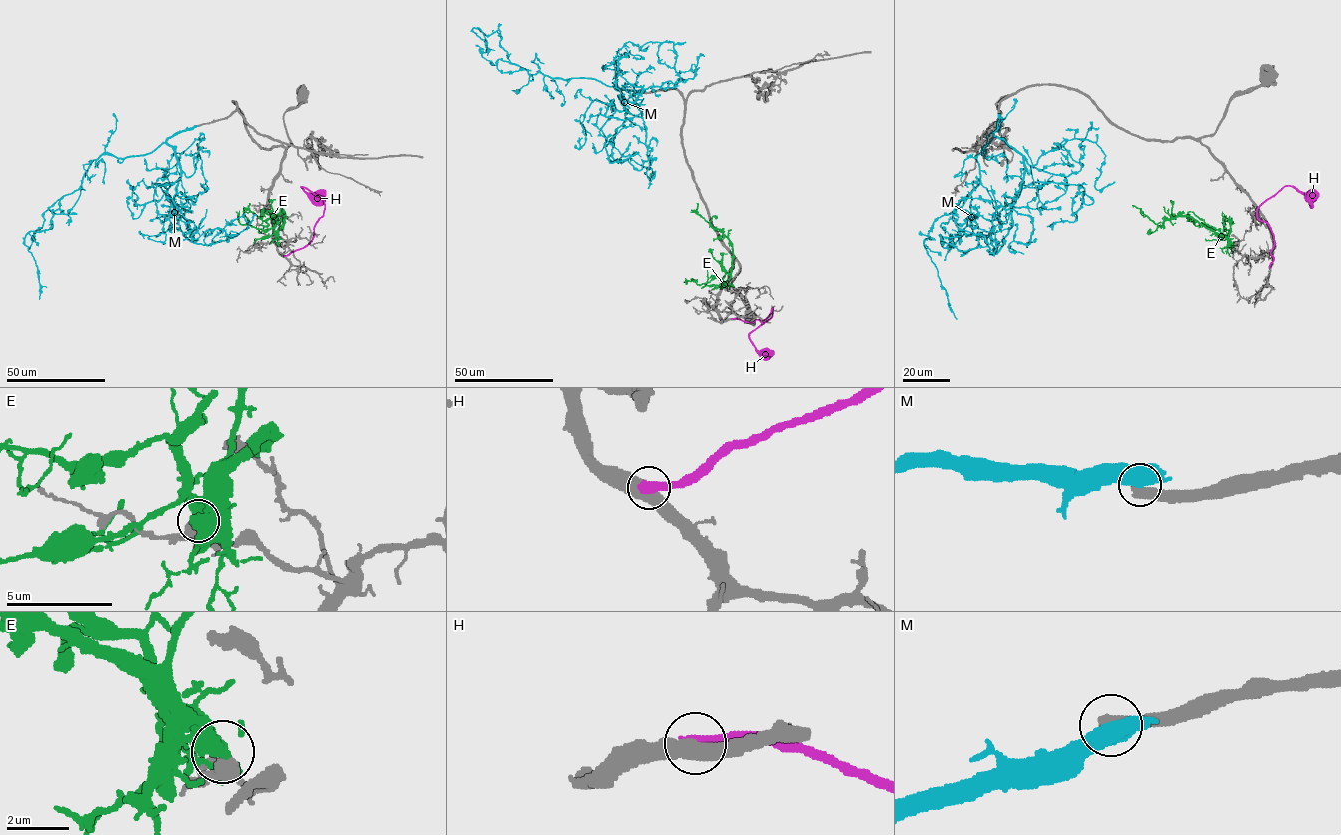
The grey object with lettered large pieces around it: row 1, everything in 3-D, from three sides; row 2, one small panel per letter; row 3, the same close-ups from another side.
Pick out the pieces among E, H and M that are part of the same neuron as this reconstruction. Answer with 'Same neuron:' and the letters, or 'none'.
Same neuron: none

